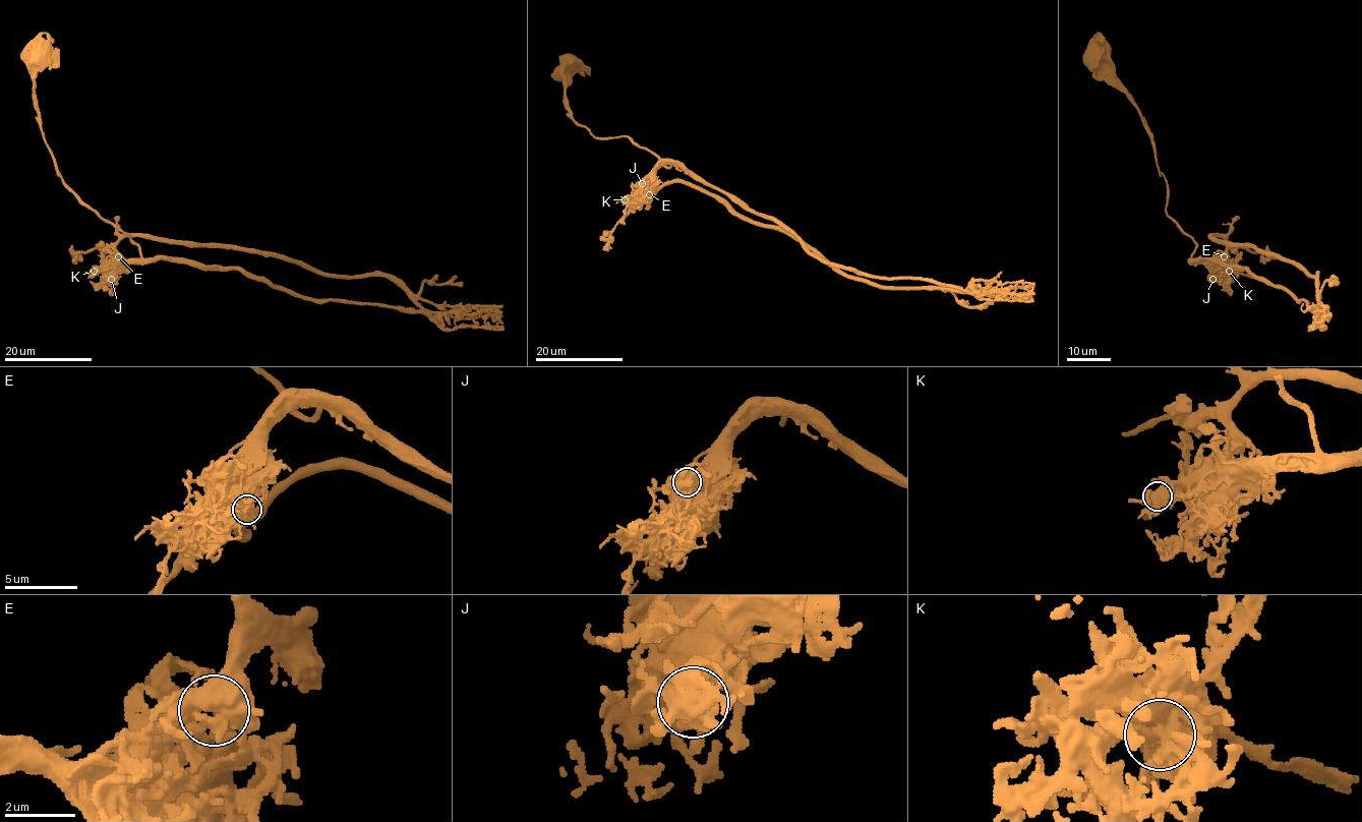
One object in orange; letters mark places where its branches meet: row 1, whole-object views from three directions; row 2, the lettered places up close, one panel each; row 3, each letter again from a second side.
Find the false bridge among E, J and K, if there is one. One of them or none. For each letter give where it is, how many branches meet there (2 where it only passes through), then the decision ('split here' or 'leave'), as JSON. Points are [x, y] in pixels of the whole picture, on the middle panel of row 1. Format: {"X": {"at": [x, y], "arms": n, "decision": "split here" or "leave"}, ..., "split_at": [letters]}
{"E": {"at": [649, 194], "arms": 6, "decision": "split here"}, "J": {"at": [642, 183], "arms": 8, "decision": "leave"}, "K": {"at": [625, 199], "arms": 7, "decision": "leave"}, "split_at": ["E"]}

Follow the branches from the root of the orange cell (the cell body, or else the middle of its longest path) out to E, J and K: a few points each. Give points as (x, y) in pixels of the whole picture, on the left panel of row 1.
E: (39, 59), (34, 93), (54, 167), (64, 183), (125, 233), (140, 254), (124, 262), (118, 255)
J: (39, 59), (34, 93), (55, 169), (84, 203), (139, 250), (139, 257), (127, 260), (111, 279)
K: (39, 59), (34, 93), (55, 169), (84, 203), (139, 250), (139, 257), (94, 271)

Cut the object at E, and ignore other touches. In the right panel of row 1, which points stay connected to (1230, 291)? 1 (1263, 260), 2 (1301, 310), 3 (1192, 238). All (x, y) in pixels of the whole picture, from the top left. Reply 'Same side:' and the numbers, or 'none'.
Same side: 3

